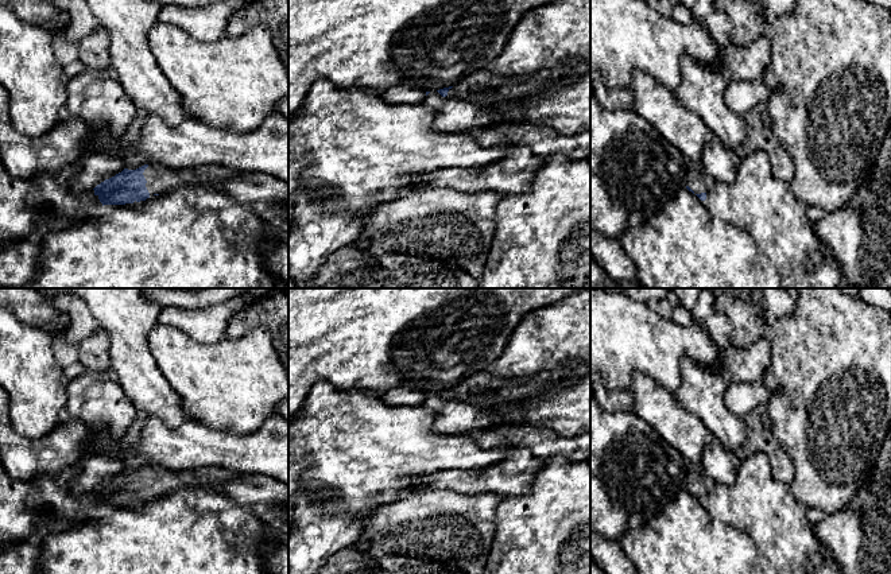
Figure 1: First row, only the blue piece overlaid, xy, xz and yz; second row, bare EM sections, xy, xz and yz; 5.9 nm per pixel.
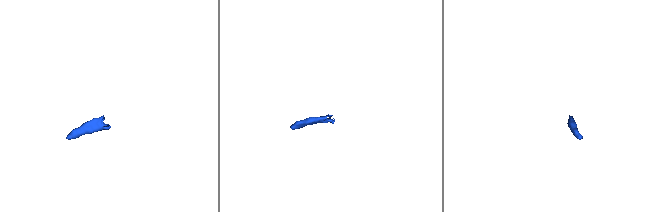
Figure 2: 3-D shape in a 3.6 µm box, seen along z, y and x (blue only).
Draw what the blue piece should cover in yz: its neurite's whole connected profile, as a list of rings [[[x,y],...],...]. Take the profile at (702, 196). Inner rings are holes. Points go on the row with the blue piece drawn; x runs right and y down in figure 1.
[[[687,162],[686,189],[705,201],[710,185],[712,179],[704,172],[702,164]]]

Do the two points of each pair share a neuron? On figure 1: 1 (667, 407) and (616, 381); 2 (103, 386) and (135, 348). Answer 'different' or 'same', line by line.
1: different
2: different

